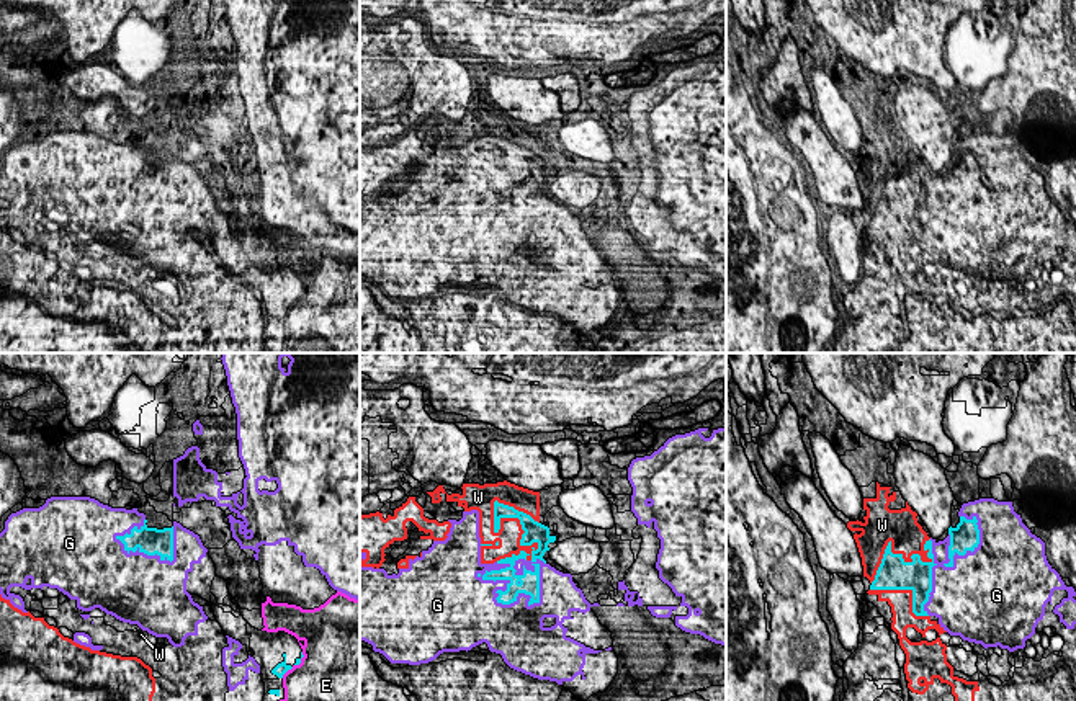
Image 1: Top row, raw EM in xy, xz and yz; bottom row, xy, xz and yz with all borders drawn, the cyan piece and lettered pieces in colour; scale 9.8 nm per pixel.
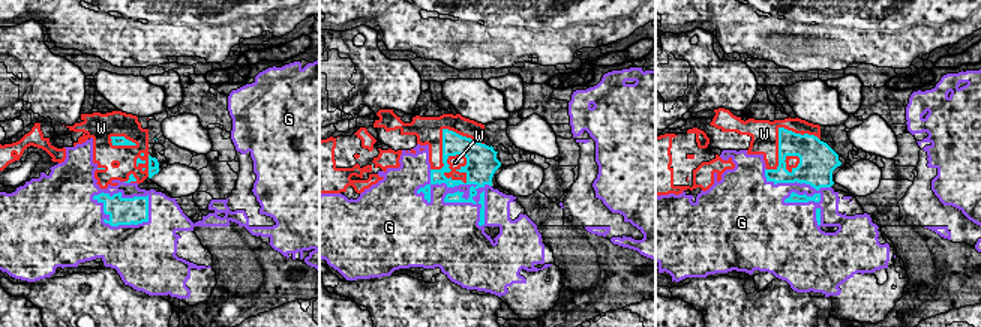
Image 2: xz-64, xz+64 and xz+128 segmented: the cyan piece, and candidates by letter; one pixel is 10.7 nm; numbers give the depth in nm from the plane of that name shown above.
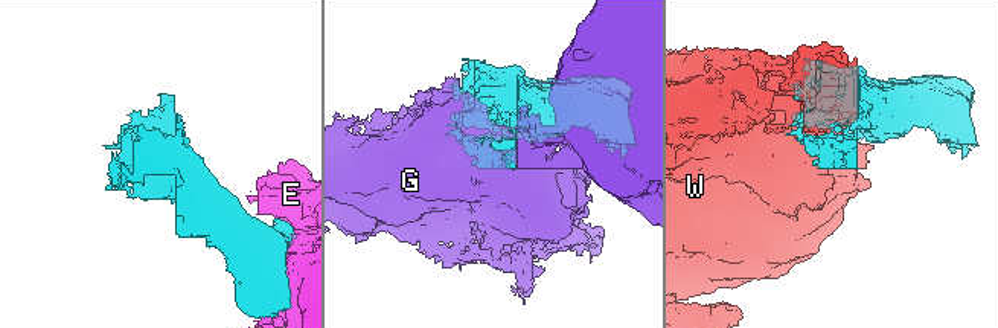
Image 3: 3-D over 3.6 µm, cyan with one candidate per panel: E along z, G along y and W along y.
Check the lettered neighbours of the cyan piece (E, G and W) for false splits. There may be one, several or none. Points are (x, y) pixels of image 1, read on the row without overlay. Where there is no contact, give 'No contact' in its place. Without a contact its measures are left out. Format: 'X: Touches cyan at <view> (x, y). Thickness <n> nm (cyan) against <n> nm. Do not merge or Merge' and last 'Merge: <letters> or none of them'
E: Touches cyan at xy (295, 298). Thickness 60 nm (cyan) against 460 nm. Do not merge
G: Touches cyan at xz (512, 201). Thickness 190 nm (cyan) against 100 nm. Do not merge
W: Touches cyan at xz (511, 151). Thickness 170 nm (cyan) against 240 nm. Do not merge
Merge: none of them

